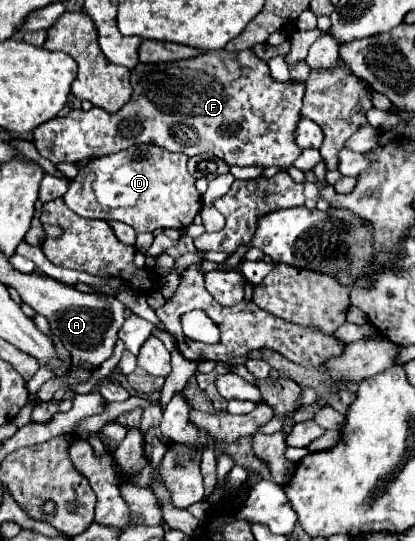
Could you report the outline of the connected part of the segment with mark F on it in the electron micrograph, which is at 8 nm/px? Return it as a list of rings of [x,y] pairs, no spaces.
[[[226,49],[206,51],[200,57],[172,61],[172,63],[138,63],[132,69],[132,99],[116,113],[108,113],[100,107],[90,111],[74,109],[64,117],[54,117],[34,129],[34,147],[38,153],[52,163],[76,163],[84,159],[94,159],[122,149],[134,147],[138,143],[156,143],[170,151],[182,151],[188,157],[200,153],[212,153],[232,165],[258,165],[258,167],[282,167],[288,169],[292,161],[300,155],[294,143],[296,123],[300,121],[304,81],[300,83],[278,83],[270,77],[268,65],[258,59],[252,51],[230,53]]]

